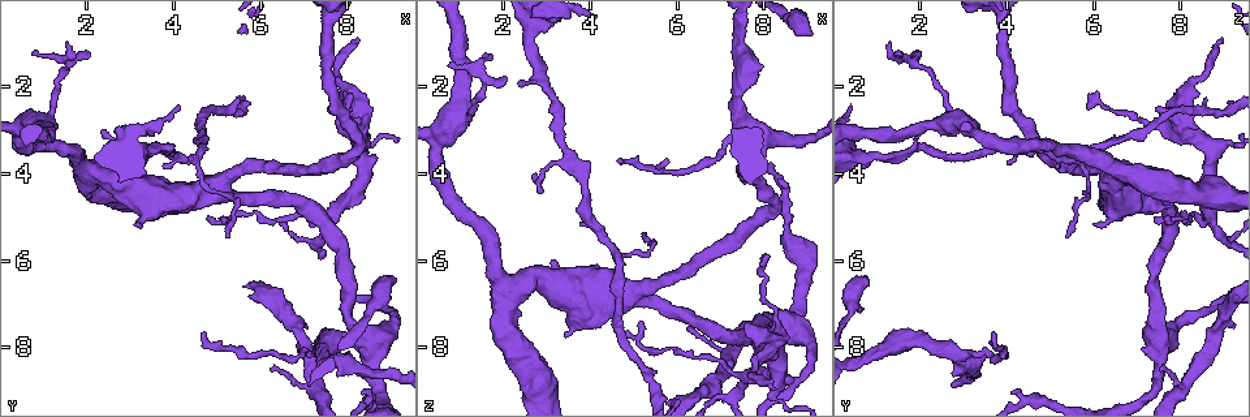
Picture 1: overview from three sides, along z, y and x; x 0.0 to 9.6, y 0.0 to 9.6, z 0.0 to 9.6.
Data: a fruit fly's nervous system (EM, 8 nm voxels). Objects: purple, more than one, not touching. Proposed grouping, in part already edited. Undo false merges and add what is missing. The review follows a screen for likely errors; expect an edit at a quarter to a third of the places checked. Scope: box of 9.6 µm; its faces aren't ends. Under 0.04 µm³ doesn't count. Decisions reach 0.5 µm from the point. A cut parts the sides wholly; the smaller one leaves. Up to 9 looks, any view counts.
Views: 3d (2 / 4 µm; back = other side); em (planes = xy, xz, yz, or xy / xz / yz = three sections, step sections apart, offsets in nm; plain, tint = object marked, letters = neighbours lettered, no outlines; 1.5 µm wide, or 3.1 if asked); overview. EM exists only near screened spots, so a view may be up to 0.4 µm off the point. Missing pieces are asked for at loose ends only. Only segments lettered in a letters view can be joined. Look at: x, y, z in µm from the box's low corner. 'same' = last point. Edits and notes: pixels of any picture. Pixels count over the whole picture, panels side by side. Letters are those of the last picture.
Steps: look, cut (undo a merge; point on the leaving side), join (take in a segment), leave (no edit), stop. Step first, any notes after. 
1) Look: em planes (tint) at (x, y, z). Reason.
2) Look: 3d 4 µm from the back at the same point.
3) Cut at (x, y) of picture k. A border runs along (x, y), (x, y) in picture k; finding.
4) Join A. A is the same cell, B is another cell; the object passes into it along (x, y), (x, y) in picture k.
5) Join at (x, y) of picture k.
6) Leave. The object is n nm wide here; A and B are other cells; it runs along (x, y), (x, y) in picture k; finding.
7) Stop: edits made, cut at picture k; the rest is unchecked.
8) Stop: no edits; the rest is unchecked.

Look: 3d 4 µm from the back at (7.45, 8.05, 1.15). Calibre changes.

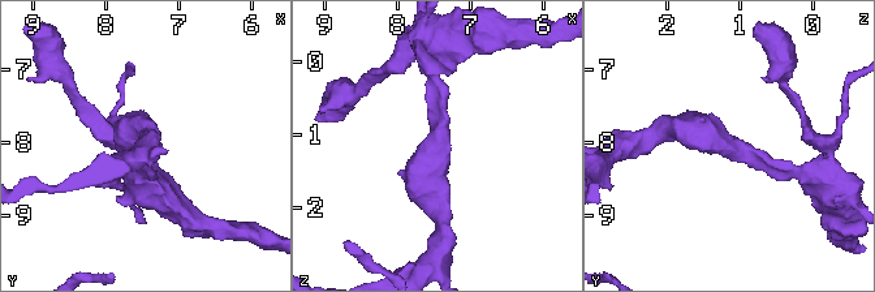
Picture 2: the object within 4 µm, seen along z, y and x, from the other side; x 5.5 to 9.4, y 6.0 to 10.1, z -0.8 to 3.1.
Look: em planes (tint) at (7.50, 8.05, 1.20). The arms are 160, 360 nm wide.

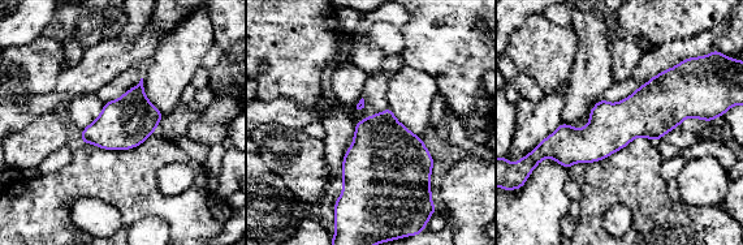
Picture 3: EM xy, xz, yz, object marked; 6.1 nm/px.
Look: em planes (letters) at the same point.

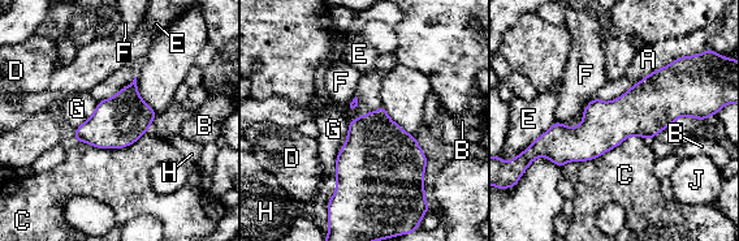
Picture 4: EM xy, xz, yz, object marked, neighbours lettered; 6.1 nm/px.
Leave. A, B, C, D, E, F, G, H and J are other cells; a border runs along (647, 138), (629, 136), (561, 167) in picture 4; continuous, no second neuron.

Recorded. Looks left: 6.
Look: 3d 4 µm at (8.30, 3.30, 4.75). Sharp bend.

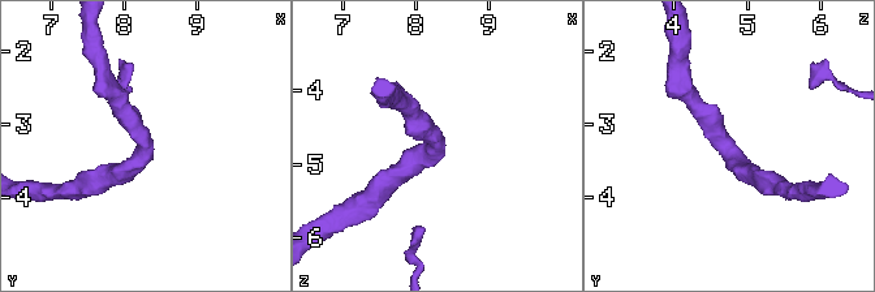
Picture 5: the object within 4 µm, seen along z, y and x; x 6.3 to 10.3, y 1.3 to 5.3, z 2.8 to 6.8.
Look: em xz step 4 (letters) at (8.30, 3.35, 4.75). The arms are 260, 280 nm wide.

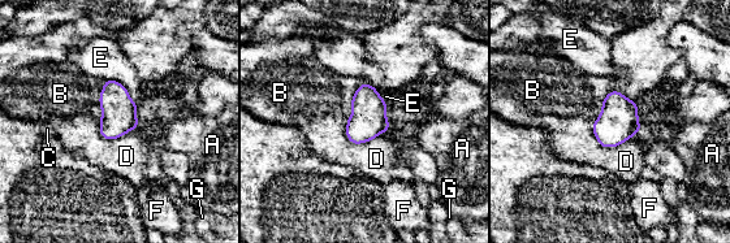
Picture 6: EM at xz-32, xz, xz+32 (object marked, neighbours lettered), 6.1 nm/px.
Leave. A, B, C, D, E, F and G are other cells; a border runs along (389, 127), (368, 140), (351, 143) in picture 6; one neuron here.

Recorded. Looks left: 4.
Look: em planes (letters) at (2.05, 1.20, 1.80). Free end.

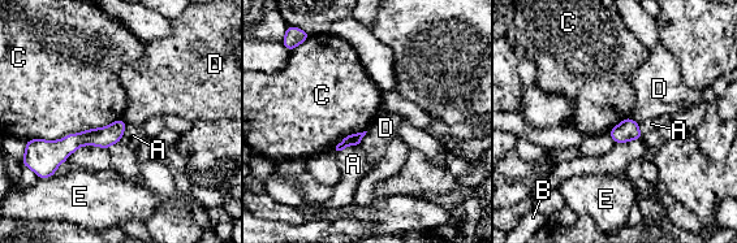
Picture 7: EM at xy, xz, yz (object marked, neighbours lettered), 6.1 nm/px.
Leave. A, B, C, D and E are other cells; a border runs along (120, 118), (57, 139), (30, 140) in picture 7; no lettered segment goes on from it.

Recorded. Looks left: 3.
Look: em planes (letters) at (8.25, 0.95, 9.00). Thin end.

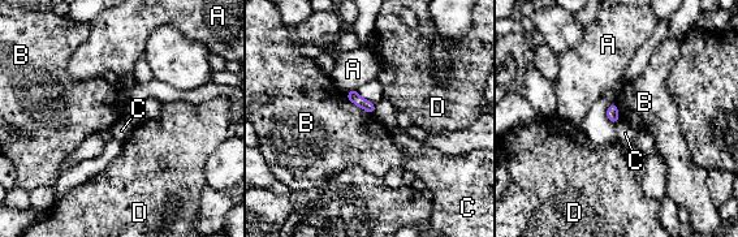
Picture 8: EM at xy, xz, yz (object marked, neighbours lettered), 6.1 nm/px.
Leave. A, B, C and D are other cells; a border runs along (345, 93), (352, 102), (371, 113) in picture 8; no lettered segment goes on from it.

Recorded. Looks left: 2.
Stop: no edits; the rest is unchecked.

